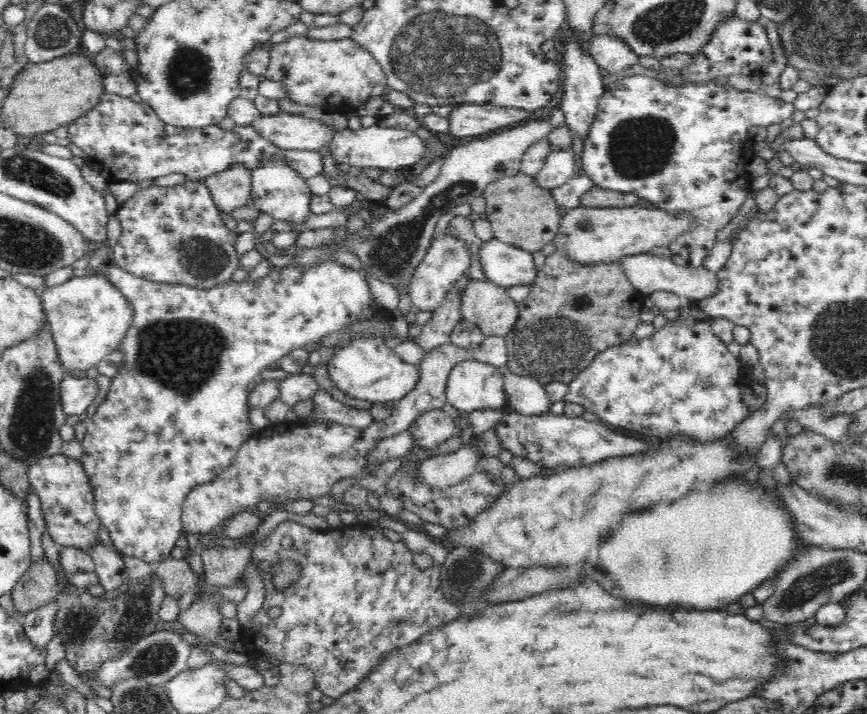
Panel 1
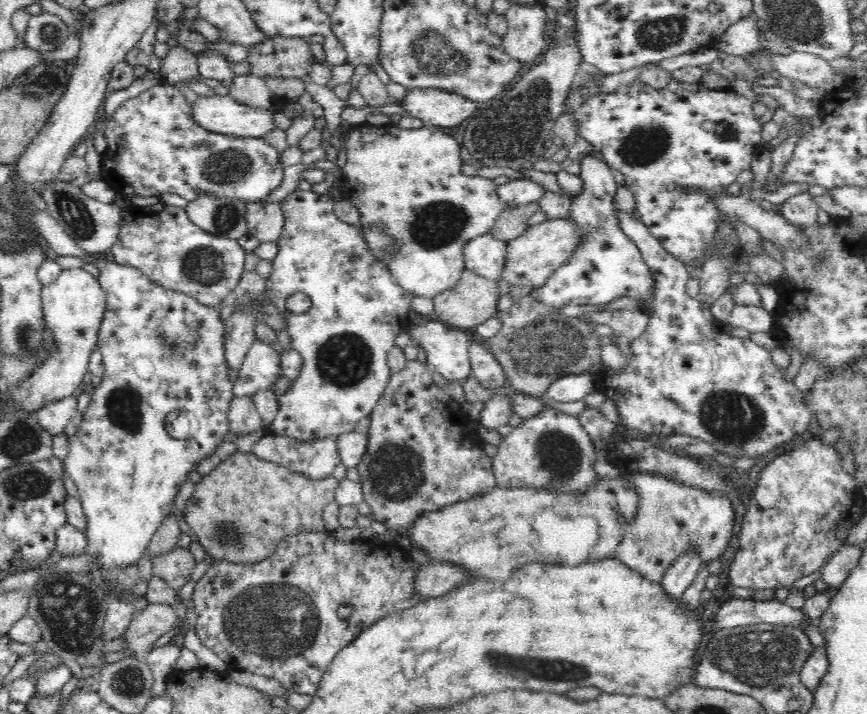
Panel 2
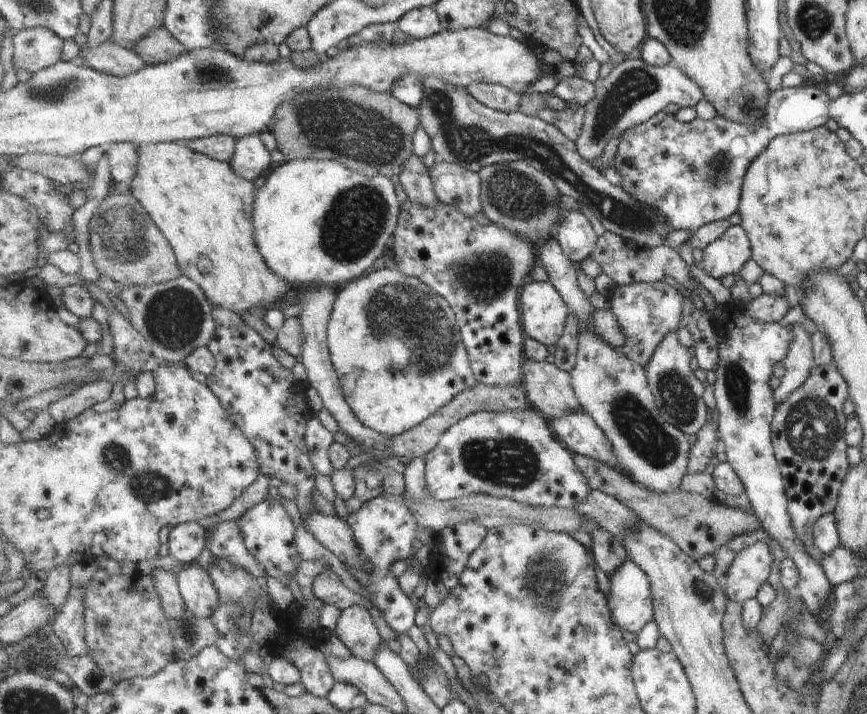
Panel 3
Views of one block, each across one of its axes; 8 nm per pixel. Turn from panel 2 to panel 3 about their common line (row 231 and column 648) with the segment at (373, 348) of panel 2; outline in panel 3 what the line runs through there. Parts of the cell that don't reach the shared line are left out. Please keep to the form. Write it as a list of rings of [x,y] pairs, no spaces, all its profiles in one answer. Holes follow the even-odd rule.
[[[655,281],[617,285],[609,301],[611,304],[609,308],[619,320],[619,326],[623,330],[625,338],[628,338],[628,342],[623,344],[623,352],[633,362],[647,368],[659,345],[662,344],[663,338],[681,327],[683,302],[686,301],[686,298],[669,282]]]

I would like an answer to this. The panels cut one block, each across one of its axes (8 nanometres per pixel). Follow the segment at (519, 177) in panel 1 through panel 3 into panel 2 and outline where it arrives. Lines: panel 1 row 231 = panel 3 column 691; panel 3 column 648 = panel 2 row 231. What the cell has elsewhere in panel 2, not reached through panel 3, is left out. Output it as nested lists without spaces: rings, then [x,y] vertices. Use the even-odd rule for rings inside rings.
[[[538,201],[529,202],[520,206],[520,208],[505,206],[504,211],[498,216],[496,224],[489,230],[489,233],[501,241],[516,238],[528,228],[528,226],[525,226],[525,222],[537,210],[540,210]]]

